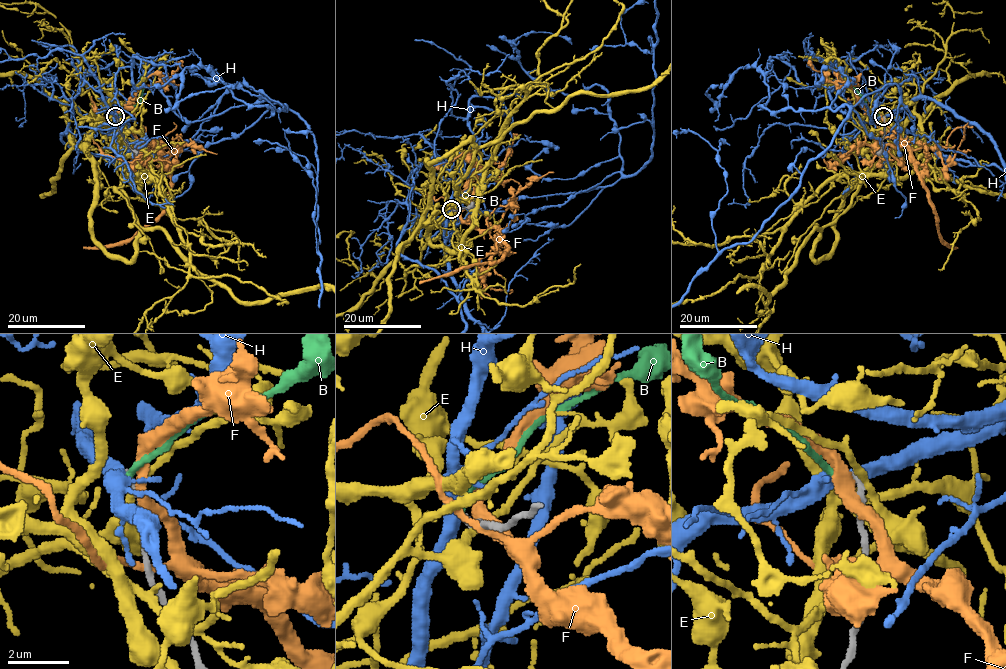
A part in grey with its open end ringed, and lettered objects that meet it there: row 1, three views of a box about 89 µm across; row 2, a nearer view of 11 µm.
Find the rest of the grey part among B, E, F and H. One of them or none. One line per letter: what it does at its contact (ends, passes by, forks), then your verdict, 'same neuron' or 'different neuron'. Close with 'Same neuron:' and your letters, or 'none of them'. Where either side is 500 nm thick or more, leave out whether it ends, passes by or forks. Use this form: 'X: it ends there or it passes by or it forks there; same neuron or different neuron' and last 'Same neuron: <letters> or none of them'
B: it ends there; different neuron
E: it passes by; different neuron
F: it passes by; different neuron
H: it passes by; different neuron
Same neuron: none of them

